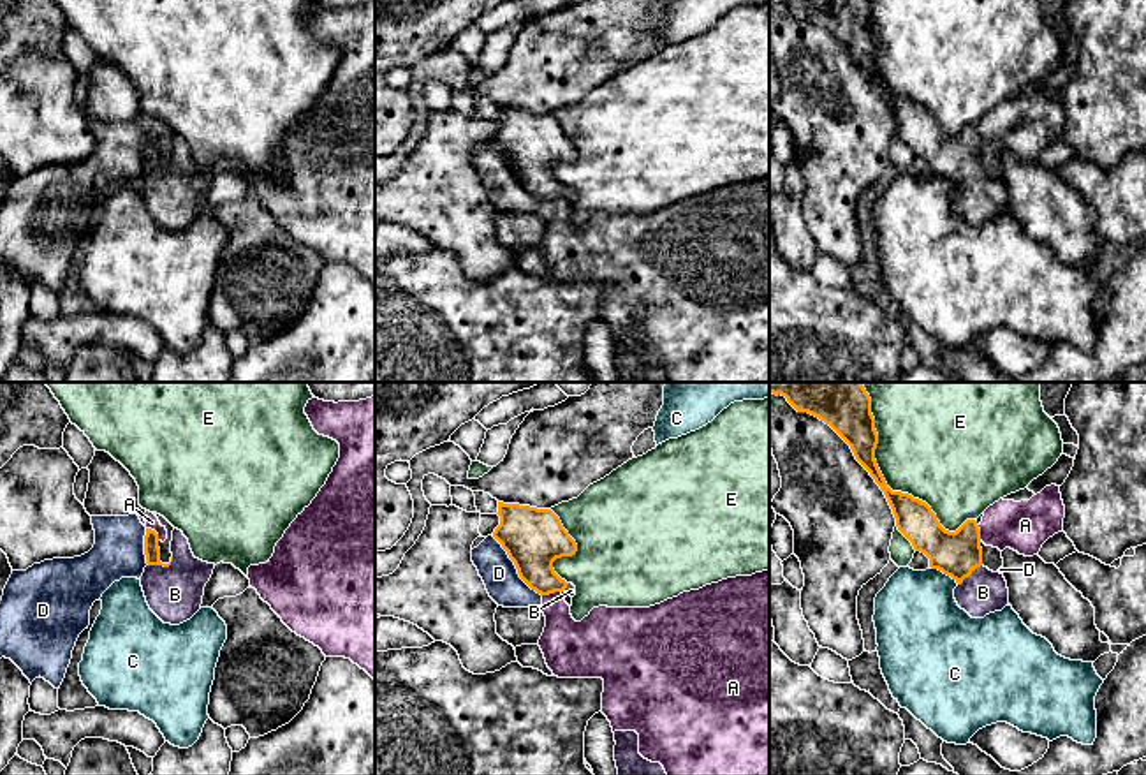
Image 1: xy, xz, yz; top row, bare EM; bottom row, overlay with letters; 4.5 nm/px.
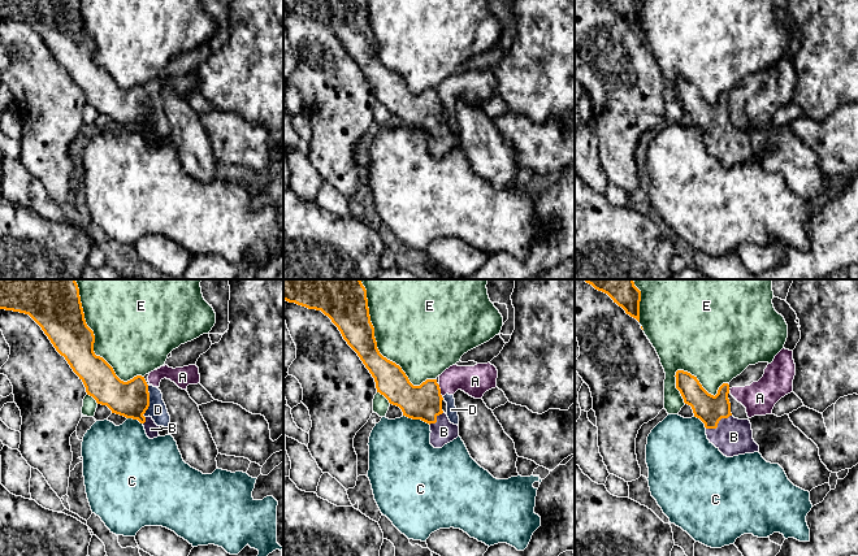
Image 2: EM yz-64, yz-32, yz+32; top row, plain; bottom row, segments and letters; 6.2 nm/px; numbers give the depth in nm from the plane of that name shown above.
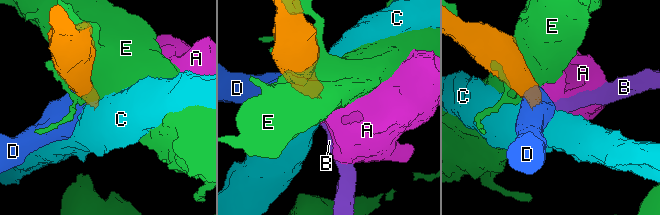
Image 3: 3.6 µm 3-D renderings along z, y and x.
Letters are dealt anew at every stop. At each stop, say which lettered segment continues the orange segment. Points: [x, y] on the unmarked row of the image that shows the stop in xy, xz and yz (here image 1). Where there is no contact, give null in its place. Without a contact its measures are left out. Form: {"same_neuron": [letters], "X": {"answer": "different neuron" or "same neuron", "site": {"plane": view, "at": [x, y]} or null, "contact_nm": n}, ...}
{"same_neuron": ["B"], "A": {"answer": "different neuron", "site": {"plane": "xz", "at": [551, 198]}, "contact_nm": 90}, "B": {"answer": "same neuron", "site": {"plane": "xy", "at": [162, 169]}, "contact_nm": 130}, "C": {"answer": "different neuron", "site": {"plane": "yz", "at": [944, 178]}, "contact_nm": 160}, "D": {"answer": "different neuron", "site": {"plane": "xz", "at": [516, 173]}, "contact_nm": 360}, "E": {"answer": "different neuron", "site": {"plane": "yz", "at": [888, 92]}, "contact_nm": 750}}

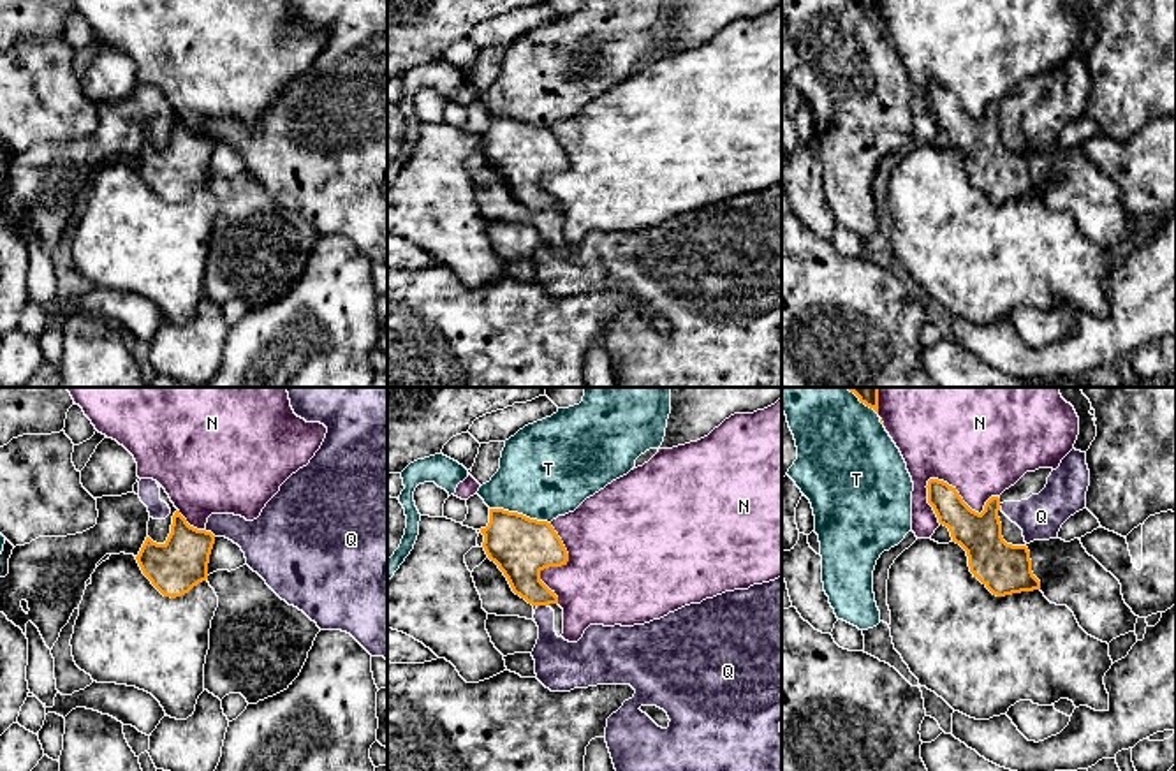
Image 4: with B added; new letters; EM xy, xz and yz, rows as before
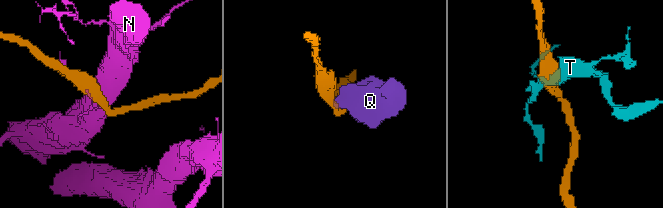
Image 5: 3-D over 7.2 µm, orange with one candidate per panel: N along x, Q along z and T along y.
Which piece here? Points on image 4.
{"same_neuron": [], "N": {"answer": "different neuron", "site": {"plane": "yz", "at": [962, 104]}, "contact_nm": 340}, "Q": {"answer": "different neuron", "site": {"plane": "xy", "at": [210, 138]}, "contact_nm": 70}, "T": {"answer": "different neuron", "site": {"plane": "xz", "at": [520, 120]}, "contact_nm": 280}}

